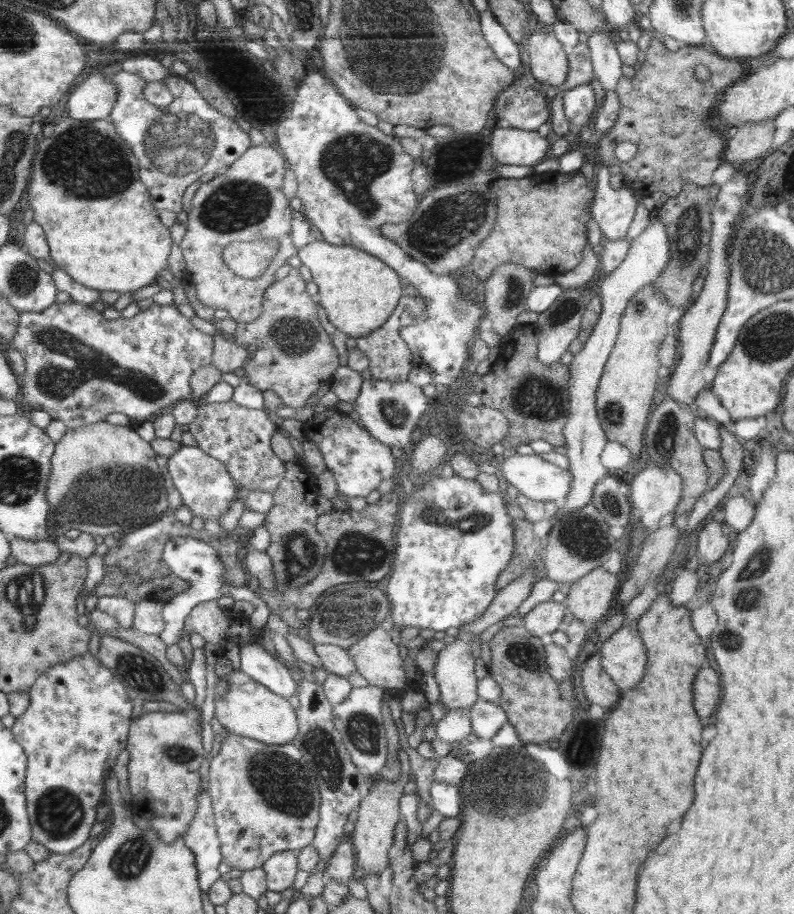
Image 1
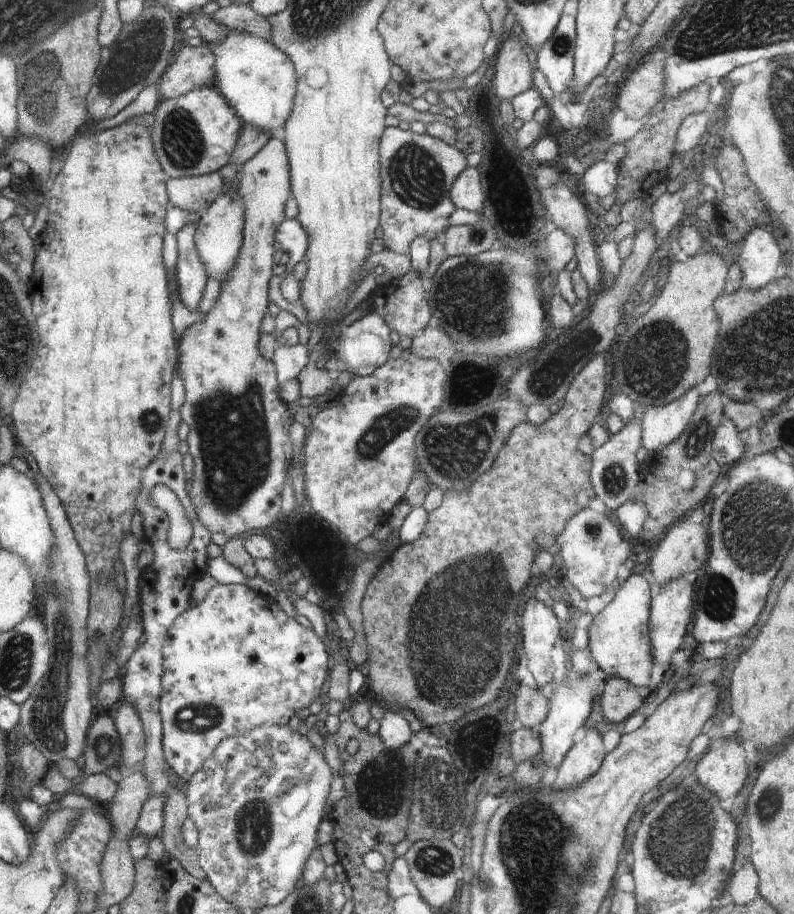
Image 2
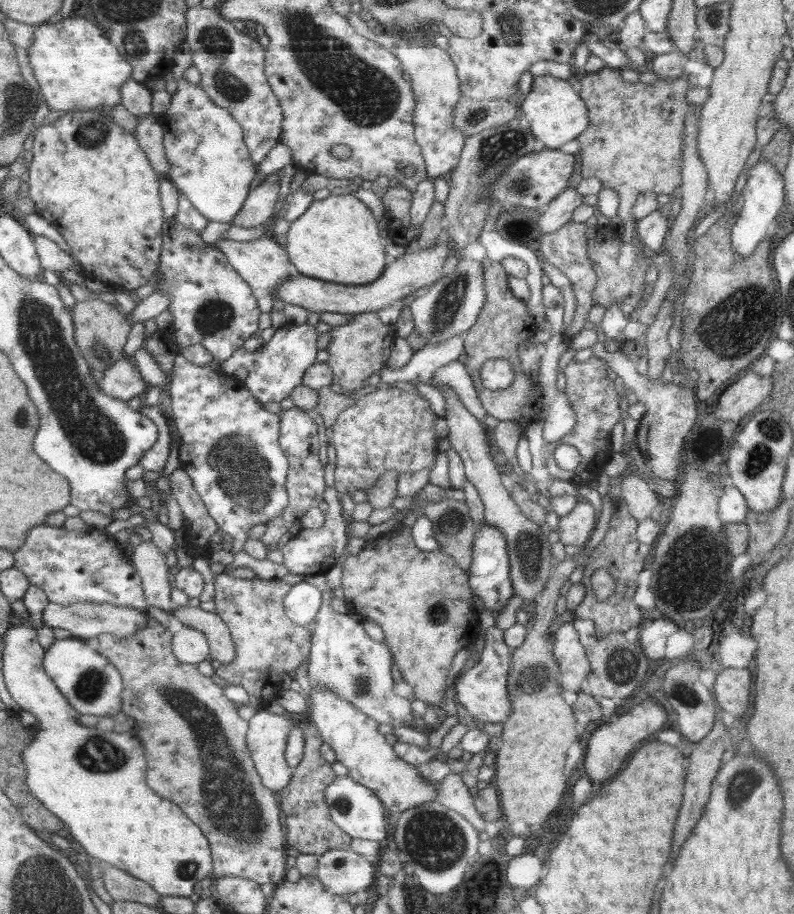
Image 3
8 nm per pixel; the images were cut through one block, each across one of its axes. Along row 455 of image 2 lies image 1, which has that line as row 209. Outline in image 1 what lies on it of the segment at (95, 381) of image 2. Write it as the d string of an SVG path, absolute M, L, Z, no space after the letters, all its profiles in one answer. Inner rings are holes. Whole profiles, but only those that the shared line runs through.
M68 118L64 122L60 122L54 132L48 138L40 138L42 142L38 144L34 160L32 160L32 174L30 174L30 186L26 190L28 194L28 206L34 214L36 221L46 235L47 243L51 256L51 263L54 267L70 274L73 280L79 284L90 288L91 290L111 290L119 293L129 293L139 291L143 287L154 284L160 272L166 269L168 257L171 253L172 238L170 237L169 226L162 223L159 212L150 201L148 189L144 186L139 178L139 160L134 156L133 150L124 142L124 139L116 131L114 123L109 119L102 120L76 120Z

